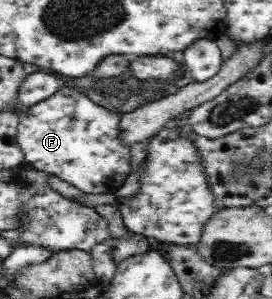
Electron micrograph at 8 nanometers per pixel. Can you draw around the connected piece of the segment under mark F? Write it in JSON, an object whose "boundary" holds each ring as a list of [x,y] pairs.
{"boundary":[[[63,85],[55,95],[19,114],[17,141],[24,162],[63,179],[84,193],[113,193],[131,174],[131,153],[121,138],[120,114],[93,103],[79,89]]]}

